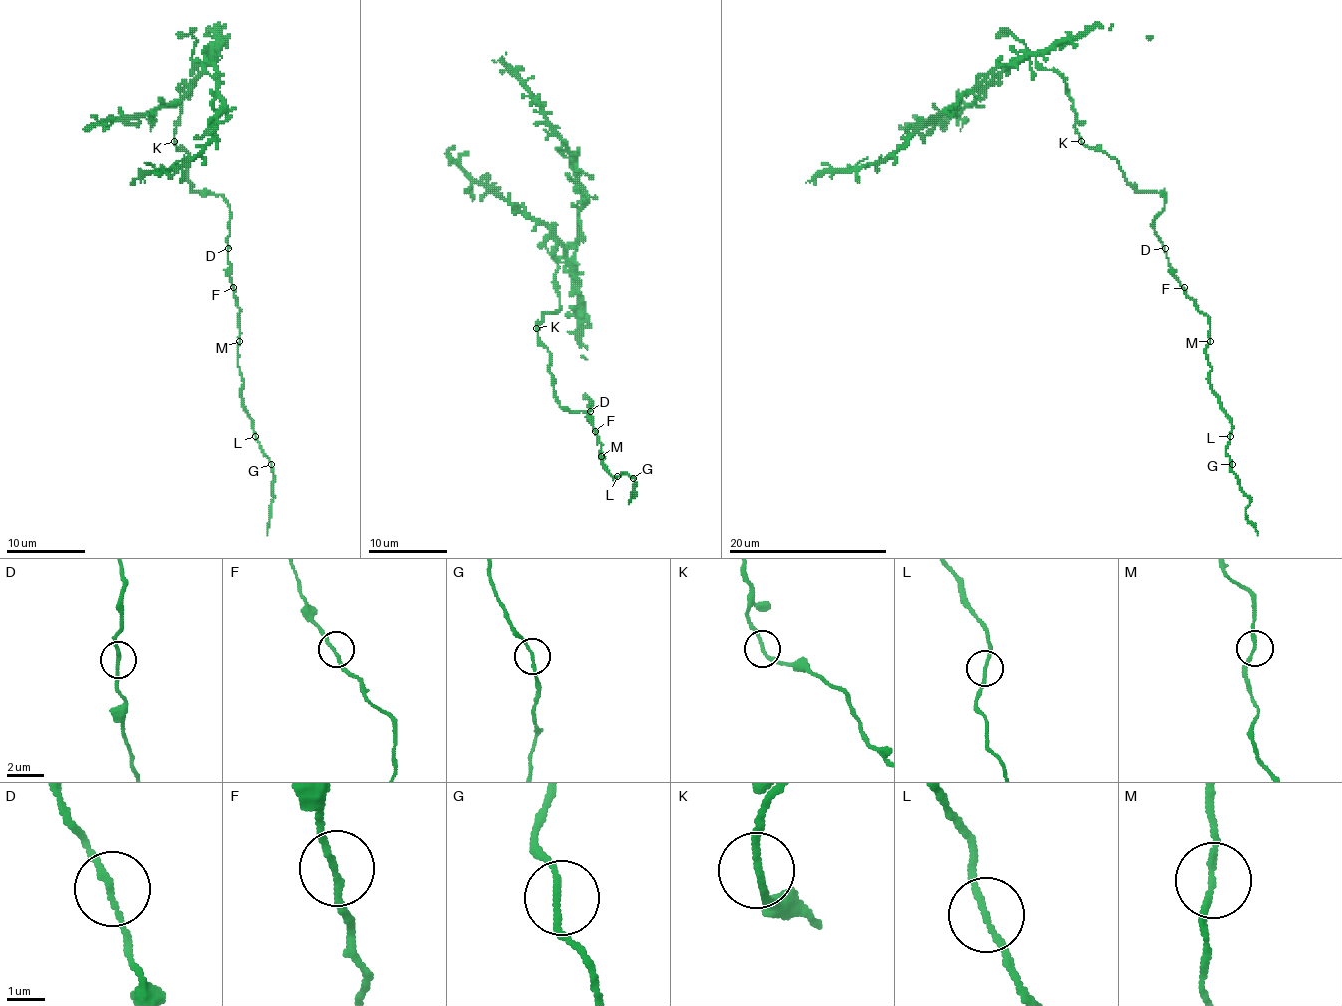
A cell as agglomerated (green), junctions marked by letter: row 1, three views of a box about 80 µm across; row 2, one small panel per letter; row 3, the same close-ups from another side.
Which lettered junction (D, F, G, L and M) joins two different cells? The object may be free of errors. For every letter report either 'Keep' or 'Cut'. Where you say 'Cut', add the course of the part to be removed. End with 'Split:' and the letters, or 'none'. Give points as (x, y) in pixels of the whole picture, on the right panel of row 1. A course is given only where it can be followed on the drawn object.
D: Keep
F: Keep
G: Keep
L: Keep
M: Keep
Split: none

